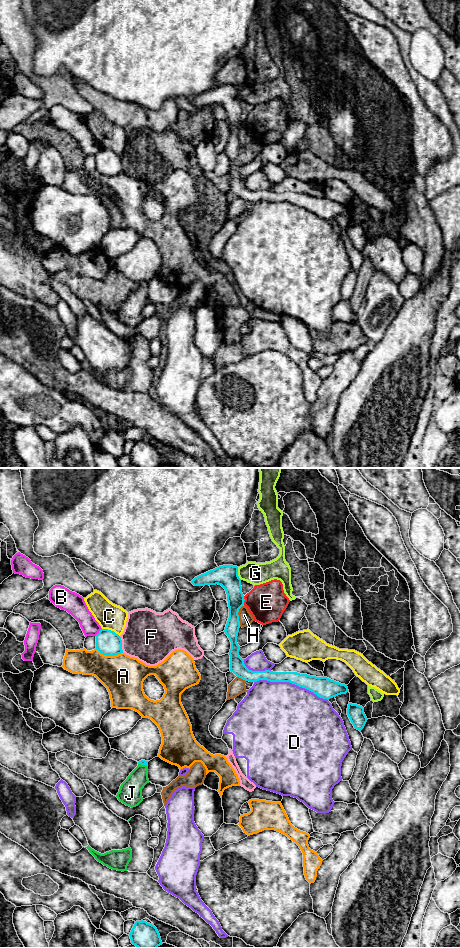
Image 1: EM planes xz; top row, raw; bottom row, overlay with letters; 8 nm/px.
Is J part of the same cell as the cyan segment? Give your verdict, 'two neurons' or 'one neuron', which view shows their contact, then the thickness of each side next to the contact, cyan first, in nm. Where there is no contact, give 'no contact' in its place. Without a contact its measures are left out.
one neuron | xz | 50/190 nm

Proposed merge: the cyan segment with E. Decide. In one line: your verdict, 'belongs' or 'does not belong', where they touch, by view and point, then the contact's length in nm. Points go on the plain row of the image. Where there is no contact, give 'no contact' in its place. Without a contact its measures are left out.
does not belong; contact xz (244, 120); length 70 nm

